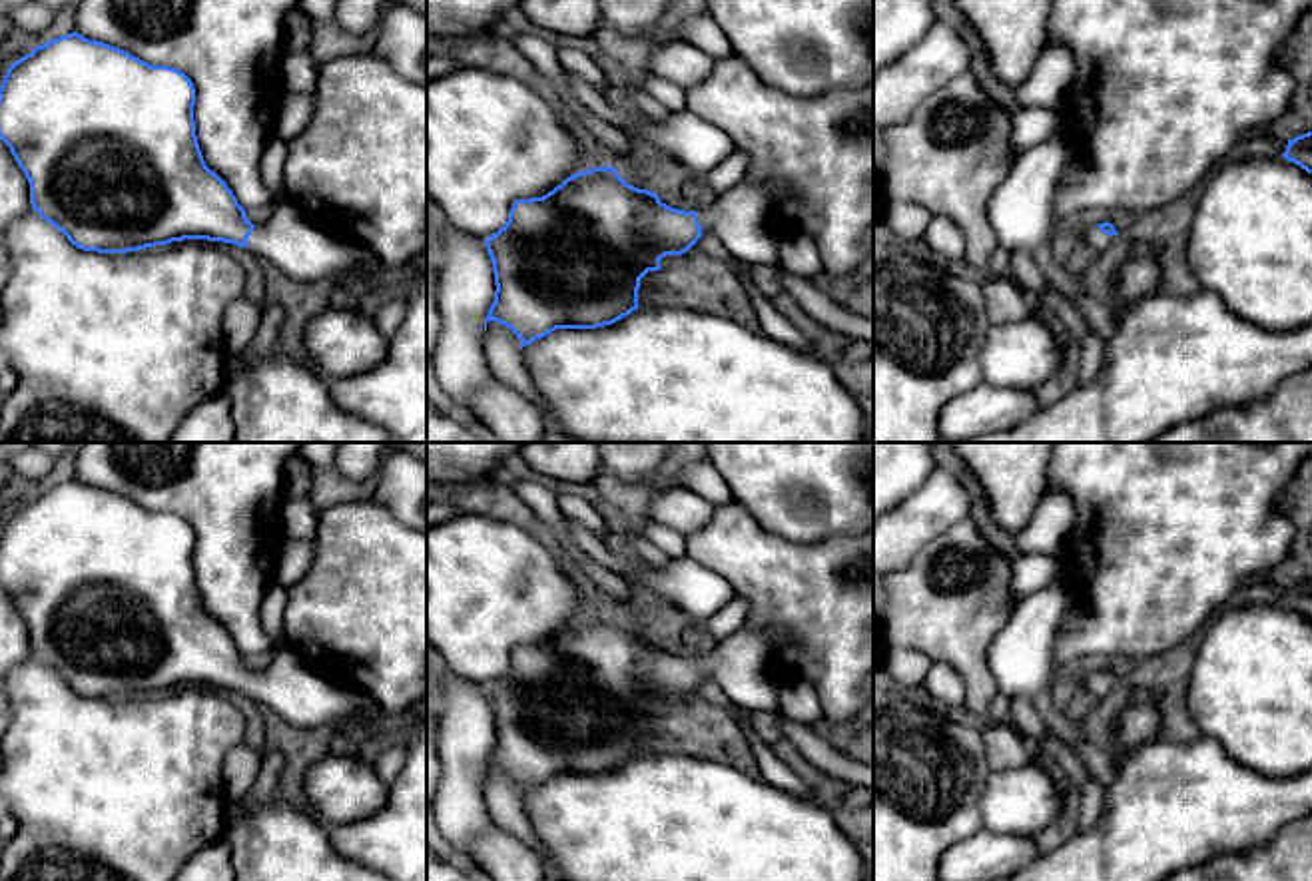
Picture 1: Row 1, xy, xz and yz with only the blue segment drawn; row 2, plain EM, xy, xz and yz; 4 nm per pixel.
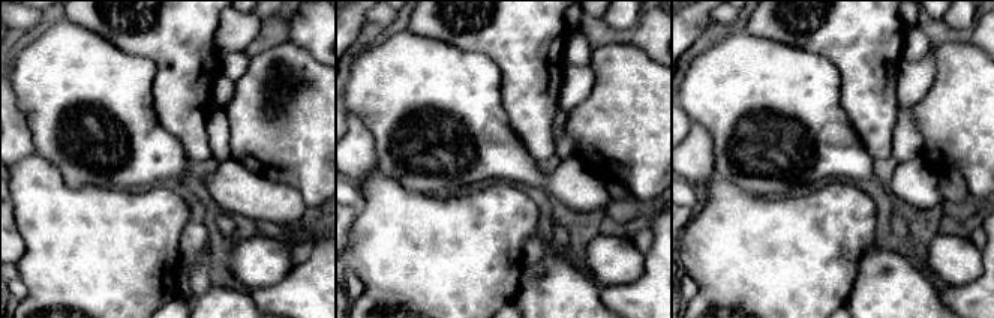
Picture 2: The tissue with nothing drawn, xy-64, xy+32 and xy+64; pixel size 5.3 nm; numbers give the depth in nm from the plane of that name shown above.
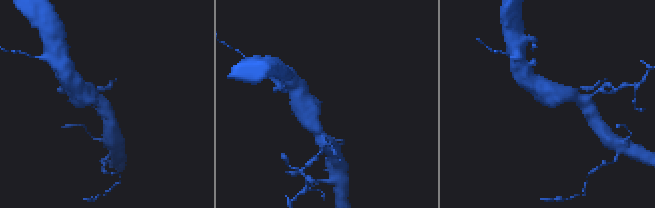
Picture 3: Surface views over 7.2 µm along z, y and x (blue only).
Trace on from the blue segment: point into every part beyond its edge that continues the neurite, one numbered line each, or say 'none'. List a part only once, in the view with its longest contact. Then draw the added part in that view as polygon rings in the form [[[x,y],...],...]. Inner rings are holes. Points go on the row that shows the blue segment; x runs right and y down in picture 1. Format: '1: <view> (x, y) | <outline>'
1: xz (740, 218) | [[[744,179],[704,199],[698,209],[702,235],[716,235],[736,263],[778,265],[782,235],[772,227],[772,217],[786,199],[790,193],[780,181]]]

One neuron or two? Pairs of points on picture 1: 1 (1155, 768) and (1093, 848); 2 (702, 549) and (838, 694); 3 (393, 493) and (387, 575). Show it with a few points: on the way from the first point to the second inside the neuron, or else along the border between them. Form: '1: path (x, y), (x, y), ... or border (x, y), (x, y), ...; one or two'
1: path (1153, 788), (1113, 828); one
2: path (746, 565), (832, 650); one
3: border (371, 499), (405, 527); two

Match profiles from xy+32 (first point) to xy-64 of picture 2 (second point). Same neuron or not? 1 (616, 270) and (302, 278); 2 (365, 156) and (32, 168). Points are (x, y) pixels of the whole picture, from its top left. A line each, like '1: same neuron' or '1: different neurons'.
1: different neurons
2: different neurons

